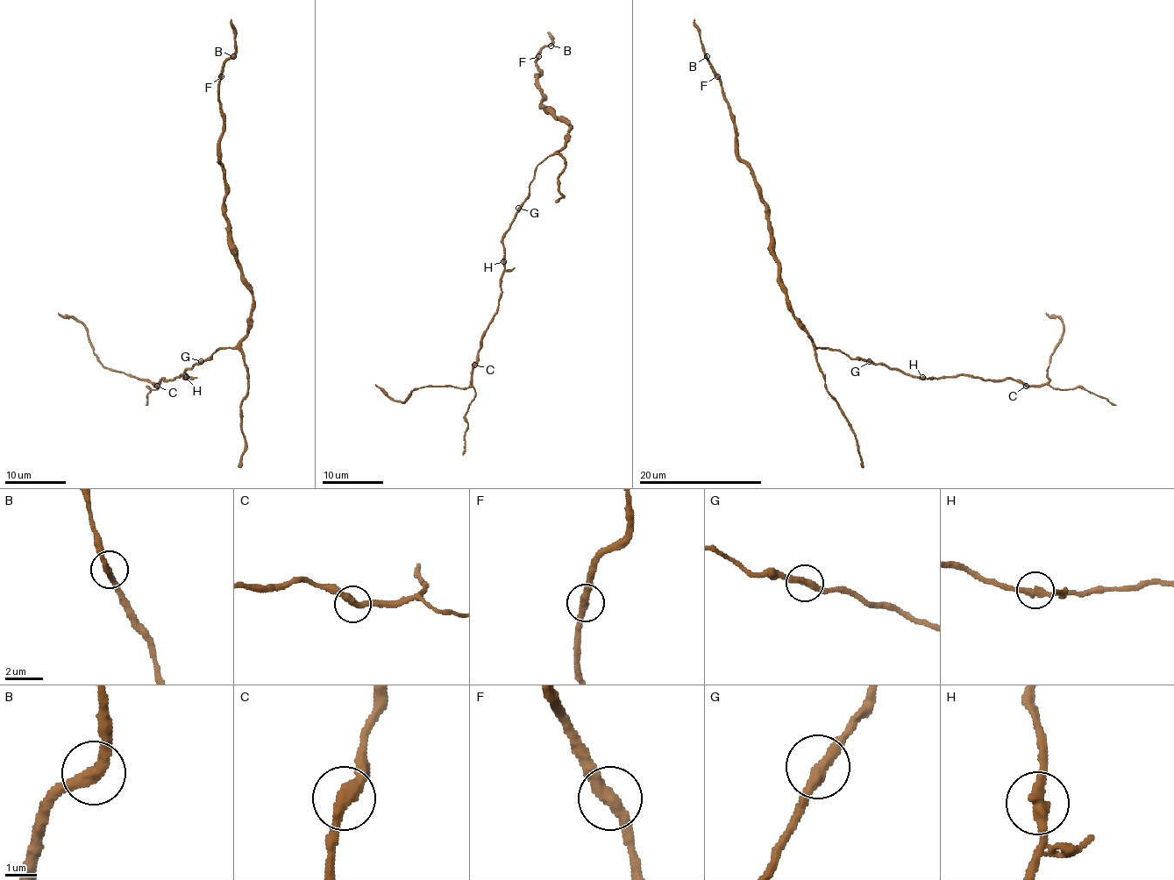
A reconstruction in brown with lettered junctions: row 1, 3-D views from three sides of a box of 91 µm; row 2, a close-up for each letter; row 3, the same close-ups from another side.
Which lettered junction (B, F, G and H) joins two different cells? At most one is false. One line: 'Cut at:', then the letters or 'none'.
Cut at: none

